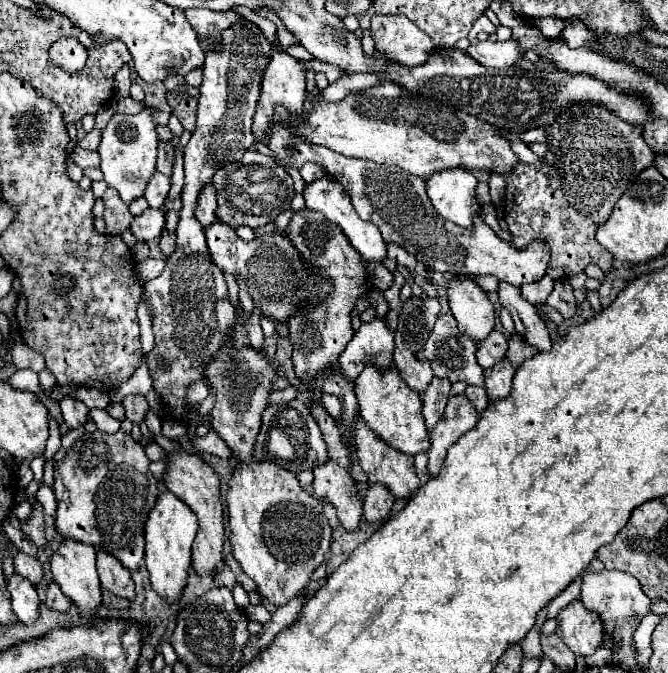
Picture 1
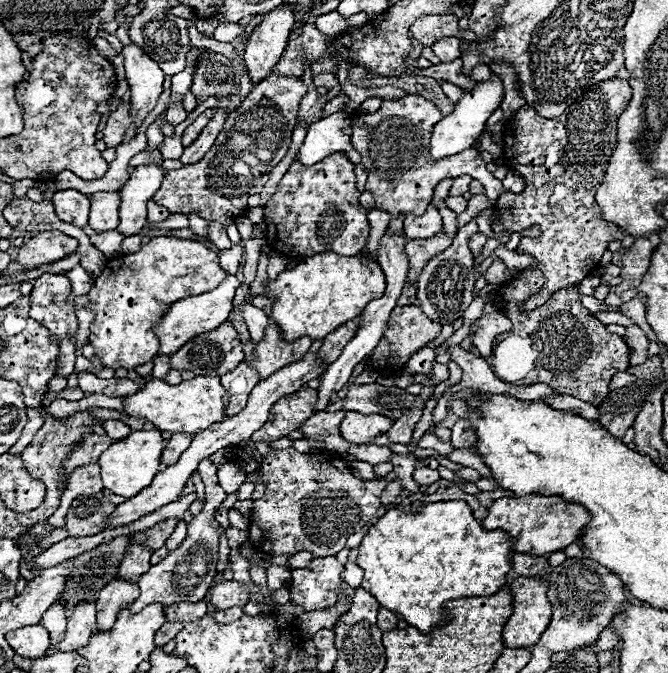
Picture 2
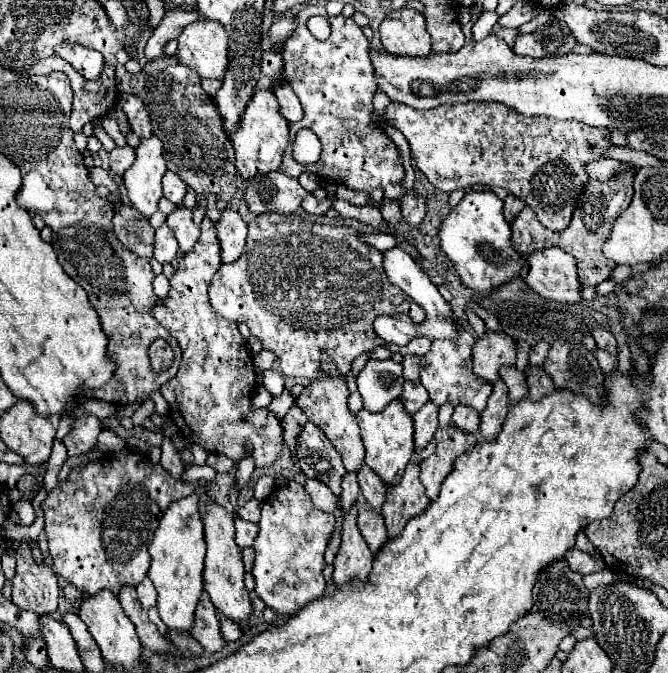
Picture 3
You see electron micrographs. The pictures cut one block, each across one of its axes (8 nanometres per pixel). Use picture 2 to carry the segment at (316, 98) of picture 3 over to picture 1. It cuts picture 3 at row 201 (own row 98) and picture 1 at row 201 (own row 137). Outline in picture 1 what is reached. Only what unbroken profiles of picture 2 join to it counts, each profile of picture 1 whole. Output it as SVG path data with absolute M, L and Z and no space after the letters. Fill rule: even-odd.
M276 124L272 128L268 148L276 154L276 162L282 158L288 160L294 168L302 168L306 162L314 162L324 166L324 170L342 184L346 194L352 198L352 206L356 208L362 220L376 224L386 242L394 242L402 246L408 254L412 254L426 268L436 272L450 274L492 274L500 282L508 282L512 286L522 286L526 282L538 282L550 264L550 246L546 240L534 240L526 248L514 248L504 242L482 218L474 220L474 230L458 228L454 222L444 220L434 212L430 198L424 192L424 180L402 172L400 168L390 168L384 164L374 164L362 158L346 158L342 154L330 152L318 144L310 144L300 136L294 136L286 126ZM286 144L294 144L294 152L288 156L284 152Z

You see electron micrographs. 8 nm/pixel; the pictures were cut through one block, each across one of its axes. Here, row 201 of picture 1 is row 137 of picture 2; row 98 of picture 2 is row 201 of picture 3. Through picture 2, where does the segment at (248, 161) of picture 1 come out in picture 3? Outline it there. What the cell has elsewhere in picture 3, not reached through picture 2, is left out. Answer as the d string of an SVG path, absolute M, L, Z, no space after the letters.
M280 170L258 174L250 182L244 180L244 202L254 216L264 212L288 216L302 204L306 196L308 192L298 184L298 180Z

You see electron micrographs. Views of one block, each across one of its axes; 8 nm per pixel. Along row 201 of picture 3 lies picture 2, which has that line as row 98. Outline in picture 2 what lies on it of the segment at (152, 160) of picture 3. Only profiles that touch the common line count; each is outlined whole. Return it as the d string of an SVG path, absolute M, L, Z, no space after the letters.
M128 44L122 50L124 54L124 68L130 84L130 114L132 114L132 126L124 134L122 144L130 142L130 138L136 134L142 120L154 110L158 104L158 98L162 94L162 82L164 74L158 68L154 60L150 60L138 46Z

